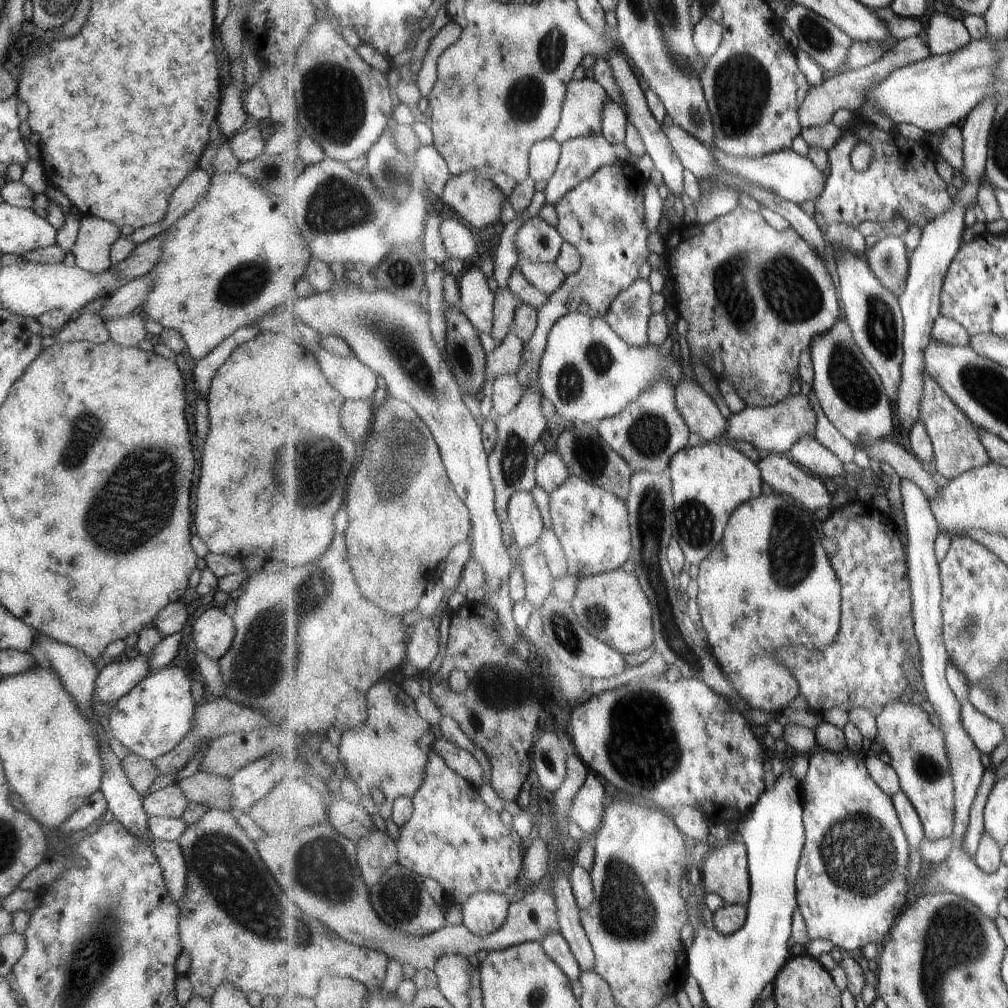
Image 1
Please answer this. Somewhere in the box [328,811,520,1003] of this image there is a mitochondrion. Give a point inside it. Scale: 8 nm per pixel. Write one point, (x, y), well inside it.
(405, 898)

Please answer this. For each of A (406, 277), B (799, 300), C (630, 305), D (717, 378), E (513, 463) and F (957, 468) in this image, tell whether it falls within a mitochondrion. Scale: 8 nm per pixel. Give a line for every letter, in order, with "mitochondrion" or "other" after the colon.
A: other
B: mitochondrion
C: mitochondrion
D: other
E: mitochondrion
F: other

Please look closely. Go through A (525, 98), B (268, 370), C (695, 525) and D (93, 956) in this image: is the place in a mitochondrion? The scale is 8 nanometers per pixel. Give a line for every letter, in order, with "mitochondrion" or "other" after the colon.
A: mitochondrion
B: other
C: mitochondrion
D: mitochondrion

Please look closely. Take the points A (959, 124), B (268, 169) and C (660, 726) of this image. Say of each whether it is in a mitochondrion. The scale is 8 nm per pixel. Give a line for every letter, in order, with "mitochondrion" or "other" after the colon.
A: other
B: mitochondrion
C: mitochondrion

